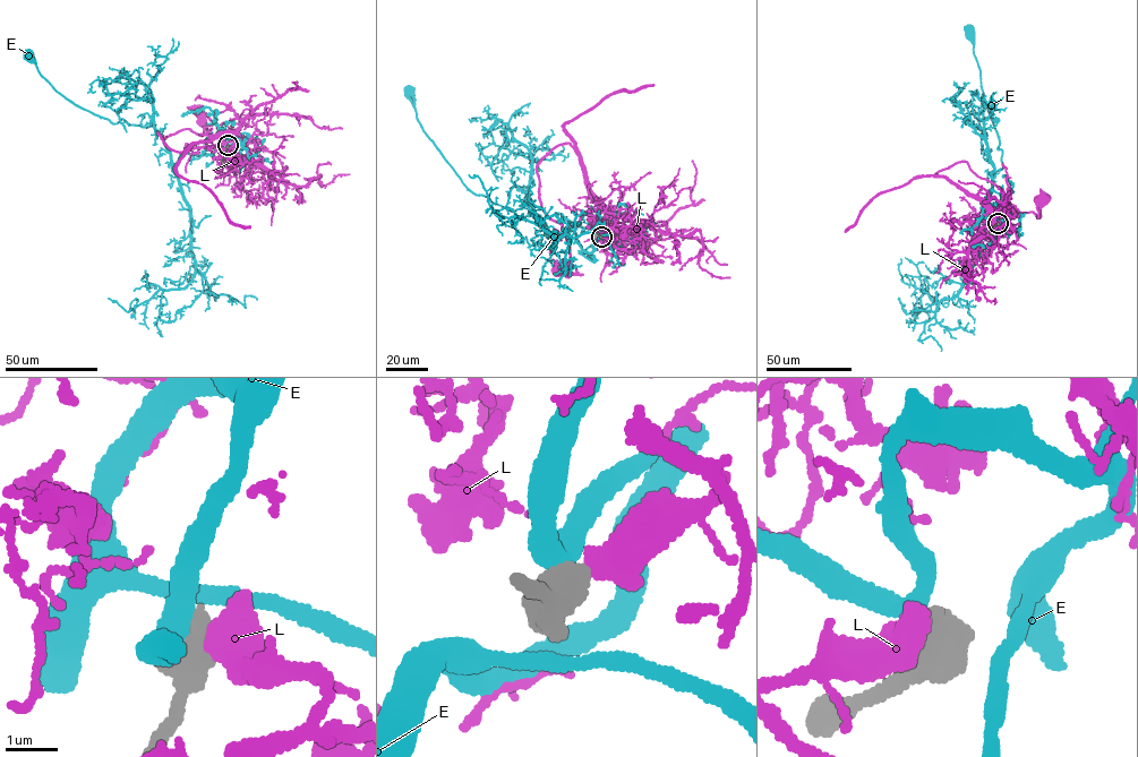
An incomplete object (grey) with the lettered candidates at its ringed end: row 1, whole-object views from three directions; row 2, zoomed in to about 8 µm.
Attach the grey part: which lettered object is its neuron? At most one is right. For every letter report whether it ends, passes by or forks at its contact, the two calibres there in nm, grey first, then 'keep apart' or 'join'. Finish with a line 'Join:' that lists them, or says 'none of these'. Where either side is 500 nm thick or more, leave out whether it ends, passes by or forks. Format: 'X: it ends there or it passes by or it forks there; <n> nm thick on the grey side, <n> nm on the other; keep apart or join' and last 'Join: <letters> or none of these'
E: 850 nm thick on the grey side, 380 nm on the other; keep apart
L: 750 nm thick on the grey side, 440 nm on the other; keep apart
Join: none of these

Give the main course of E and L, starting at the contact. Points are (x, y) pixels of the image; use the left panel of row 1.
E: (227, 146), (230, 137), (224, 158), (184, 153), (174, 163), (153, 127), (111, 123), (75, 104), (27, 54)
L: (228, 147), (234, 138), (228, 134), (176, 152), (159, 135), (189, 129), (202, 136), (197, 110)

